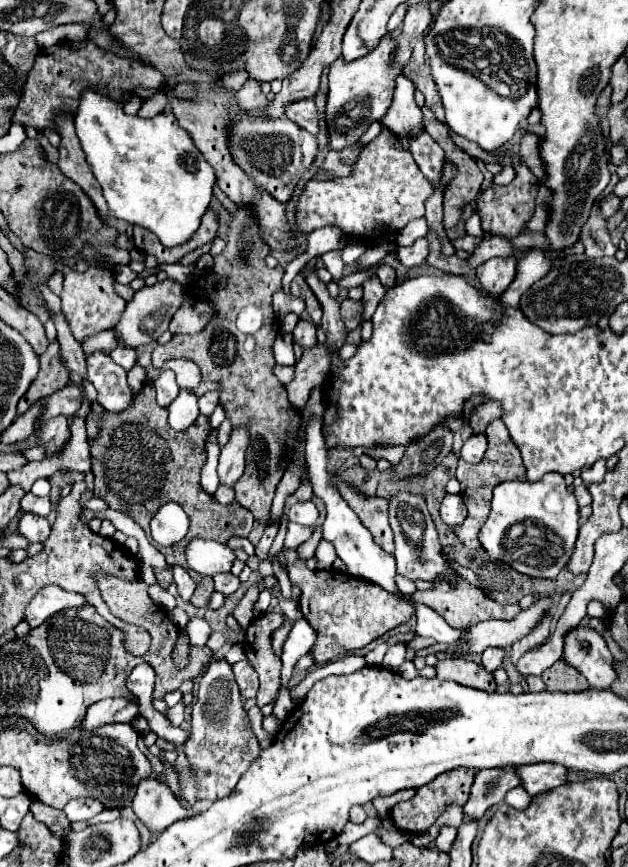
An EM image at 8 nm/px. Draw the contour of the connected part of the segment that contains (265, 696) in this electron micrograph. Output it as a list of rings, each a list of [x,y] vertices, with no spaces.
[[[276,612],[260,614],[252,625],[248,627],[244,638],[246,658],[260,676],[260,690],[258,690],[258,706],[272,702],[280,690],[280,670],[282,662],[276,658],[270,646],[270,638],[274,628],[282,624],[282,616]]]

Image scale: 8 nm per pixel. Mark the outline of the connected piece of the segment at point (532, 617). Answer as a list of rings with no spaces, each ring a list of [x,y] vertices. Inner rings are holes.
[[[536,600],[530,608],[520,612],[512,620],[488,620],[470,626],[468,634],[464,636],[468,644],[464,646],[462,654],[482,654],[490,646],[508,648],[516,640],[524,638],[542,618],[542,614],[550,608],[548,600]]]

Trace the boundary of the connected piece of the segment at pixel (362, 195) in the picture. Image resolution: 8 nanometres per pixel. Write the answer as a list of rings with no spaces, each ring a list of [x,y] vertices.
[[[384,128],[370,144],[366,144],[348,178],[310,178],[296,204],[296,230],[310,234],[324,226],[336,226],[354,242],[376,244],[378,230],[398,234],[410,220],[424,216],[424,202],[432,196],[434,184],[428,184],[412,154],[402,148],[400,140]]]

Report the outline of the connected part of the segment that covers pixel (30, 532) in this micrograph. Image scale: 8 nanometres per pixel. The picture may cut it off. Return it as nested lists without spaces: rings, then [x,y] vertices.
[[[24,514],[18,522],[16,532],[26,536],[30,542],[44,542],[50,534],[50,524],[46,516],[38,516],[38,514]]]

